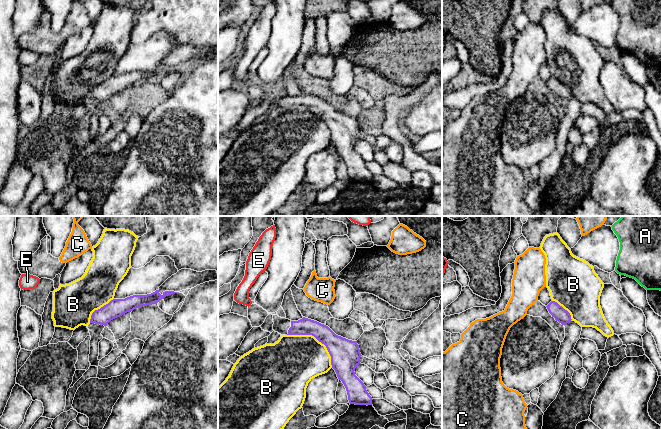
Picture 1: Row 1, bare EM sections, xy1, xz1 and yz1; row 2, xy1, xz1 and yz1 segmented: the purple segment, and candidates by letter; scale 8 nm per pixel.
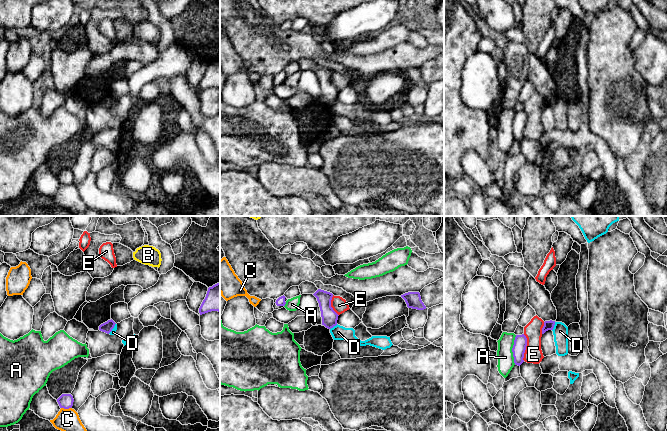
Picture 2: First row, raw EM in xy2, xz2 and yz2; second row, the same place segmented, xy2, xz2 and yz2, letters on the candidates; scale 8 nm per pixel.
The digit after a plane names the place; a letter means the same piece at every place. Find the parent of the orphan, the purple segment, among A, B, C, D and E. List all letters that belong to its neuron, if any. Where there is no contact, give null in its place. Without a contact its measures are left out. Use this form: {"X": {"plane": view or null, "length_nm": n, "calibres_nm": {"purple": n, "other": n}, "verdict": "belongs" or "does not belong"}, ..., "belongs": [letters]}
{"A": {"plane": "yz2", "length_nm": 240, "calibres_nm": {"purple": 110, "other": 130}, "verdict": "does not belong"}, "B": {"plane": "xz1", "length_nm": 460, "calibres_nm": {"purple": 220, "other": 400}, "verdict": "does not belong"}, "C": {"plane": "xy2", "length_nm": 90, "calibres_nm": {"purple": 120, "other": 180}, "verdict": "does not belong"}, "D": {"plane": "yz2", "length_nm": 80, "calibres_nm": {"purple": 80, "other": 130}, "verdict": "does not belong"}, "E": {"plane": "yz2", "length_nm": 220, "calibres_nm": {"purple": 110, "other": 140}, "verdict": "does not belong"}, "belongs": []}

